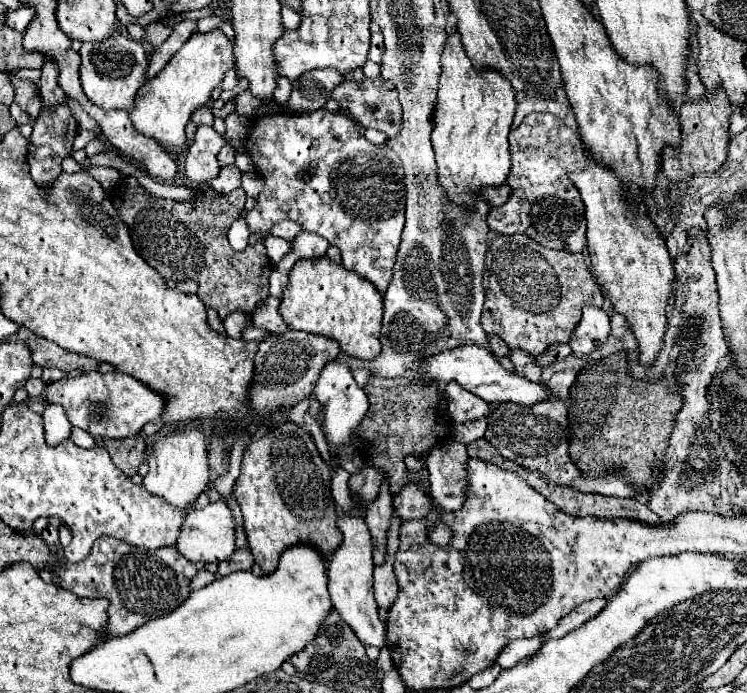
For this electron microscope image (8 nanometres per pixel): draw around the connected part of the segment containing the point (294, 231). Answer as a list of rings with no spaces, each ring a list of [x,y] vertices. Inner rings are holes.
[[[284,220],[284,222],[278,222],[278,224],[274,224],[274,228],[270,230],[270,234],[274,234],[274,236],[278,236],[278,238],[284,238],[284,240],[294,240],[296,236],[298,236],[298,232],[300,232],[302,228],[298,228],[298,224],[294,224],[294,222],[290,222],[290,220]]]

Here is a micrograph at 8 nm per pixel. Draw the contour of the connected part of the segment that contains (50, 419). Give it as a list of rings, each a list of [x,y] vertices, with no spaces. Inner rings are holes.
[[[46,404],[46,410],[42,414],[44,418],[44,432],[46,432],[46,442],[50,446],[60,444],[62,440],[66,440],[70,436],[70,422],[66,418],[66,414],[62,412],[60,404]]]

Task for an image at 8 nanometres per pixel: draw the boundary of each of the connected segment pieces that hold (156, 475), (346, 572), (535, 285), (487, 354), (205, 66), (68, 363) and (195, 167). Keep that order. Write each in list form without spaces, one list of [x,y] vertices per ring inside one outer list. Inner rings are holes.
[[[180,426],[170,434],[158,436],[148,448],[148,474],[142,480],[142,486],[170,502],[172,506],[182,508],[184,512],[198,498],[198,494],[208,484],[208,458],[206,458],[206,436],[198,426]]]
[[[340,514],[336,520],[340,532],[344,534],[342,544],[332,552],[332,560],[328,566],[328,592],[334,610],[340,612],[344,622],[354,630],[364,646],[386,646],[386,626],[378,620],[378,606],[372,596],[372,536],[366,528],[366,520],[362,514]]]
[[[512,234],[512,236],[496,236],[486,254],[484,266],[484,312],[482,312],[482,328],[488,334],[500,336],[510,348],[520,348],[530,352],[532,356],[542,354],[554,342],[568,342],[572,330],[580,322],[582,306],[590,304],[601,308],[604,297],[598,288],[594,274],[590,272],[586,258],[582,254],[572,254],[568,250],[550,250],[528,236]]]
[[[458,346],[454,350],[444,350],[436,356],[430,356],[426,362],[422,362],[420,378],[424,378],[426,382],[444,382],[444,384],[448,384],[450,380],[456,380],[462,388],[480,396],[488,404],[514,402],[514,404],[530,406],[530,404],[538,404],[554,396],[548,386],[540,382],[530,382],[518,372],[504,370],[502,364],[496,360],[496,356],[490,350],[480,348],[480,346]]]
[[[210,30],[206,34],[194,32],[172,60],[138,90],[134,108],[130,110],[136,116],[138,132],[160,144],[170,144],[172,150],[184,148],[188,142],[186,126],[190,114],[210,100],[212,90],[220,86],[224,72],[230,68],[234,68],[232,42],[222,34],[222,30]]]
[[[20,328],[14,336],[14,342],[26,342],[28,348],[32,350],[32,360],[36,366],[54,366],[60,370],[80,370],[80,372],[90,372],[96,370],[100,366],[100,362],[90,360],[86,356],[78,356],[74,352],[66,352],[64,348],[60,348],[58,344],[42,338],[42,336],[34,336],[34,332],[30,332],[28,328]]]
[[[198,126],[194,142],[186,154],[186,176],[194,186],[206,184],[218,176],[220,166],[216,154],[224,144],[224,136],[218,134],[212,126]]]

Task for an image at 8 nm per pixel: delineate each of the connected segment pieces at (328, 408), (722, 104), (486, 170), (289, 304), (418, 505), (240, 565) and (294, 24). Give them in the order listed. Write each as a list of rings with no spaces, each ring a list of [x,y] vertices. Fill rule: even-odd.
[[[330,362],[326,364],[326,368],[320,372],[320,378],[316,382],[314,388],[314,396],[320,404],[320,428],[326,436],[326,442],[330,446],[334,446],[336,450],[340,450],[346,444],[352,444],[352,436],[354,436],[354,428],[362,422],[366,410],[368,410],[368,398],[364,394],[362,388],[358,388],[358,384],[352,378],[352,372],[346,364],[342,362]]]
[[[714,90],[704,94],[700,102],[684,102],[678,110],[680,126],[682,126],[682,142],[678,148],[664,148],[662,166],[668,178],[682,180],[696,176],[700,172],[714,172],[726,160],[728,148],[728,126],[730,126],[730,100],[722,90]]]
[[[458,30],[448,34],[440,58],[442,74],[438,82],[438,104],[432,130],[438,180],[452,202],[472,206],[482,186],[498,186],[506,182],[510,170],[508,132],[516,112],[516,94],[508,78],[498,70],[474,68],[472,60],[464,52]]]
[[[328,256],[298,260],[294,264],[282,296],[280,314],[290,328],[336,340],[340,350],[352,358],[374,360],[380,354],[382,296],[368,280],[360,280],[360,276],[332,262]]]
[[[406,484],[406,488],[402,488],[402,492],[398,496],[394,496],[394,508],[400,514],[400,518],[424,518],[430,508],[432,502],[424,496],[422,488],[418,488],[416,484]]]
[[[236,548],[228,560],[218,564],[218,574],[226,576],[226,574],[236,572],[236,570],[250,570],[252,564],[254,564],[254,558],[252,558],[250,550],[248,548]]]
[[[282,6],[282,22],[286,30],[296,30],[300,26],[300,14],[294,12],[290,6]]]

